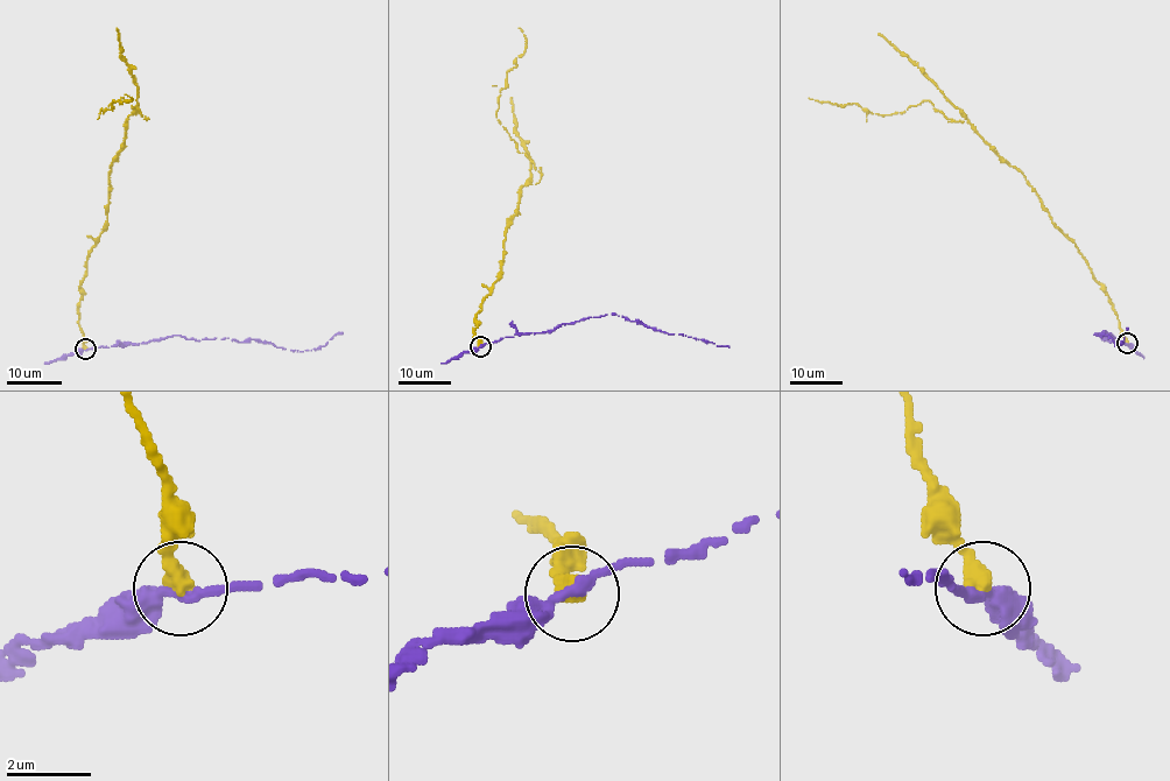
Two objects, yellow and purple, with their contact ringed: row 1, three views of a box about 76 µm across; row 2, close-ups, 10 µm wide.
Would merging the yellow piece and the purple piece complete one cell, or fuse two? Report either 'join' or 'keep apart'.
keep apart

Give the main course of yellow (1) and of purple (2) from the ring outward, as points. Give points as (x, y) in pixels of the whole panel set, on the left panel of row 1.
1: (85, 349), (79, 283), (107, 223), (108, 174), (126, 119), (148, 119), (122, 97), (101, 111), (125, 95)
2: (85, 349), (181, 335), (197, 340), (256, 339), (303, 351), (324, 346), (342, 332)

